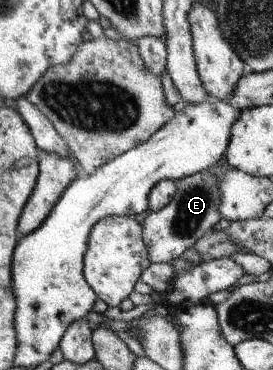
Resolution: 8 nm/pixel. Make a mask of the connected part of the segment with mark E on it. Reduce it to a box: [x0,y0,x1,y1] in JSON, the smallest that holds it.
[142,166,221,263]

